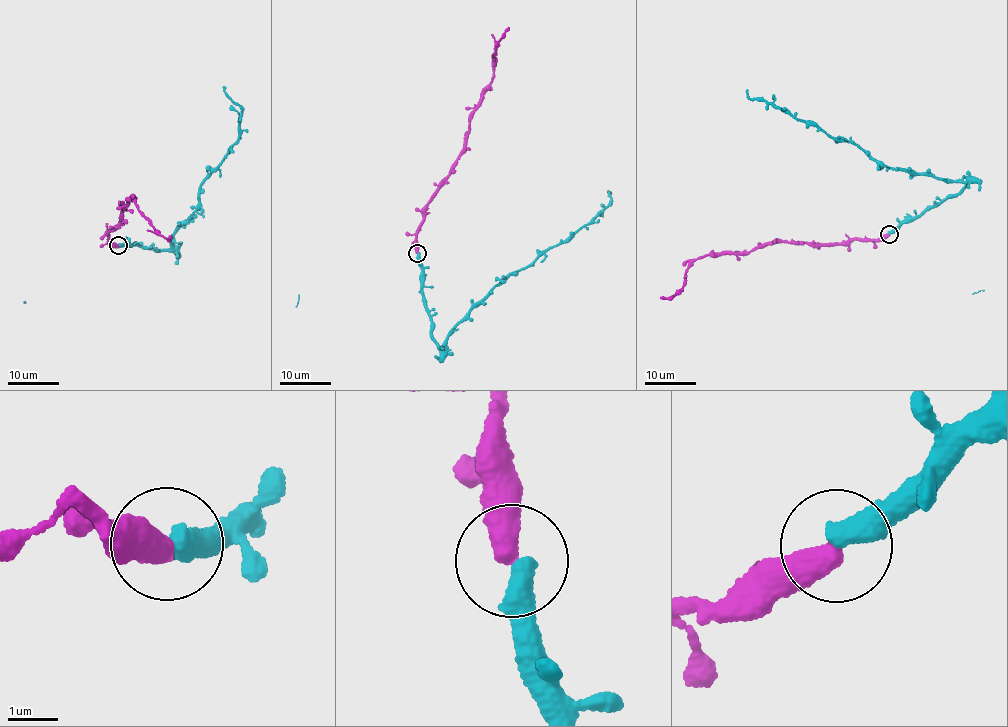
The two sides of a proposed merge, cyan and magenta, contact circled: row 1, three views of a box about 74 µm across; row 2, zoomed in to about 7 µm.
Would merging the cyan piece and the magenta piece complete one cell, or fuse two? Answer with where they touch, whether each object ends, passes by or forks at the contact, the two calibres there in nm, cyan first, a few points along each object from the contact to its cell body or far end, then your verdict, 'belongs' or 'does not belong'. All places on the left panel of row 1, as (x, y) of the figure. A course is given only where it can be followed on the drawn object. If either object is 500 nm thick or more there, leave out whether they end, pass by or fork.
(118, 245) | cyan ends | magenta ends | 480/480 nm | cyan via (118, 246), (170, 249), (176, 230), (196, 211), (201, 185), (236, 142), (242, 108), (222, 87) | magenta via (118, 246), (109, 242), (106, 230), (118, 224), (121, 206), (131, 196), (149, 224), (170, 236) | belongs

